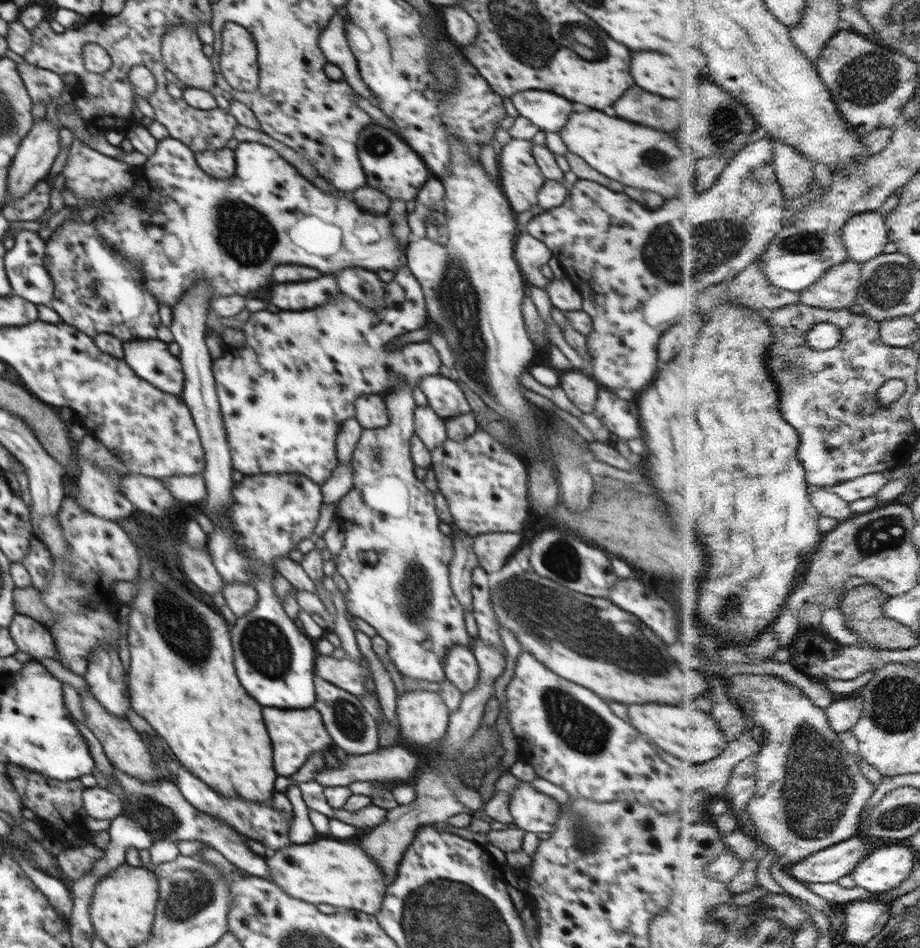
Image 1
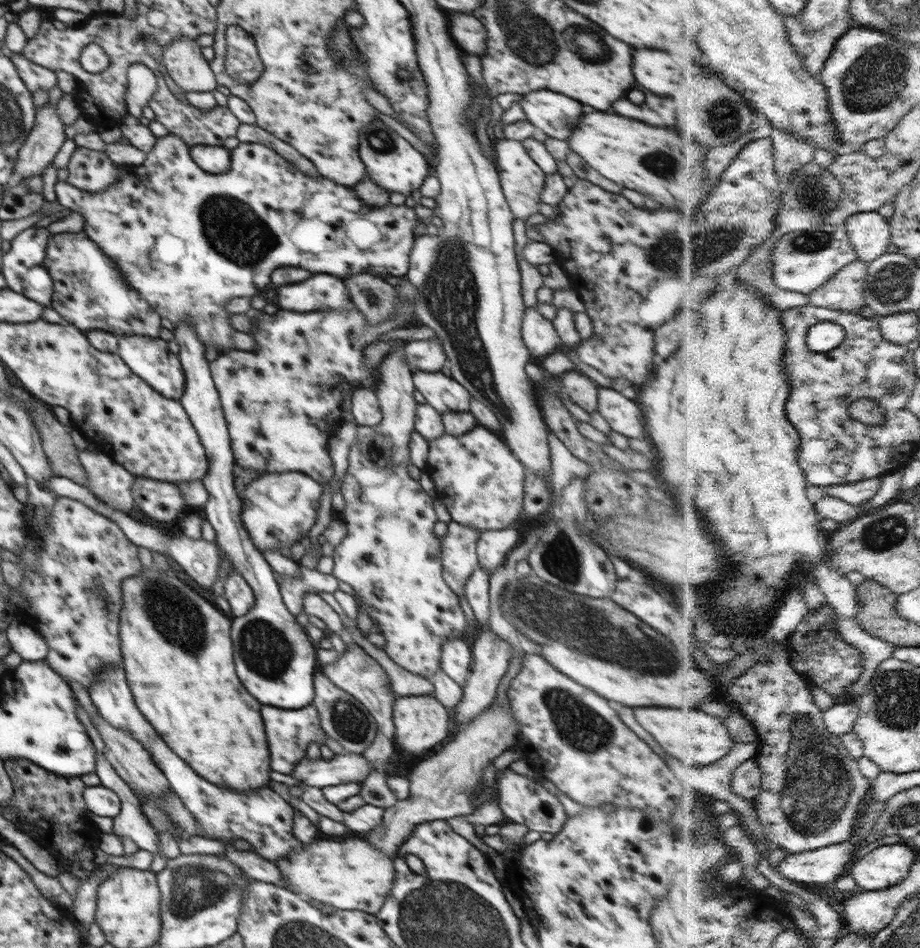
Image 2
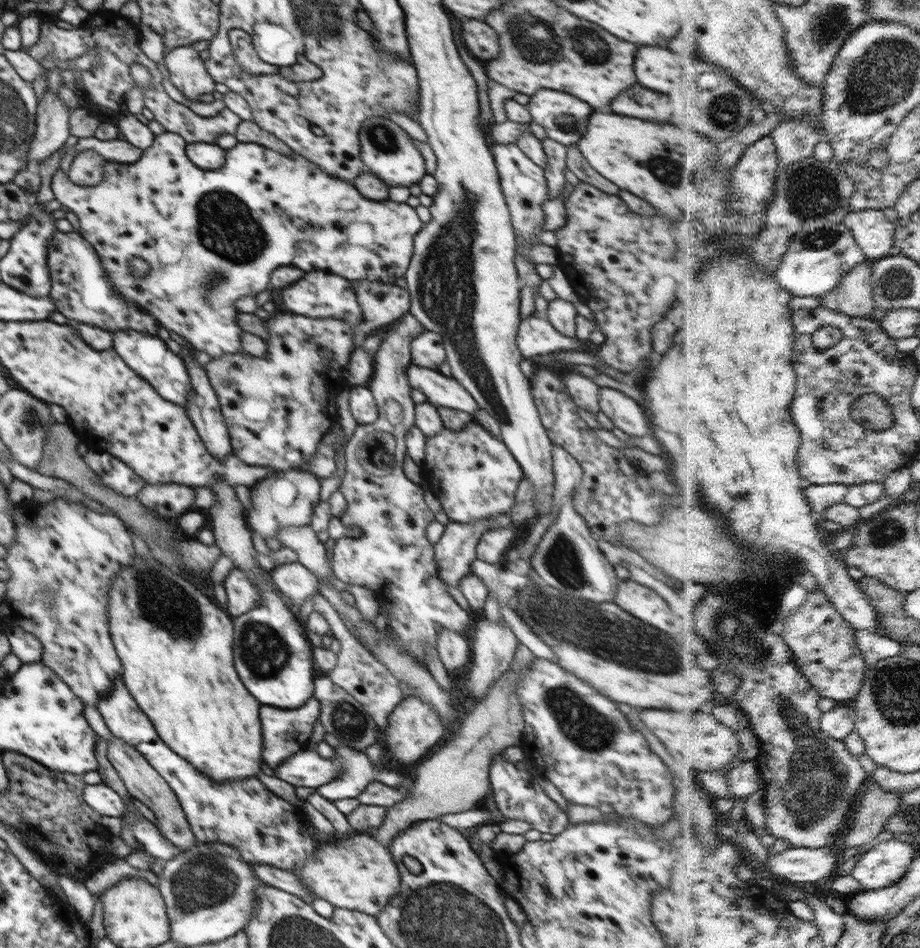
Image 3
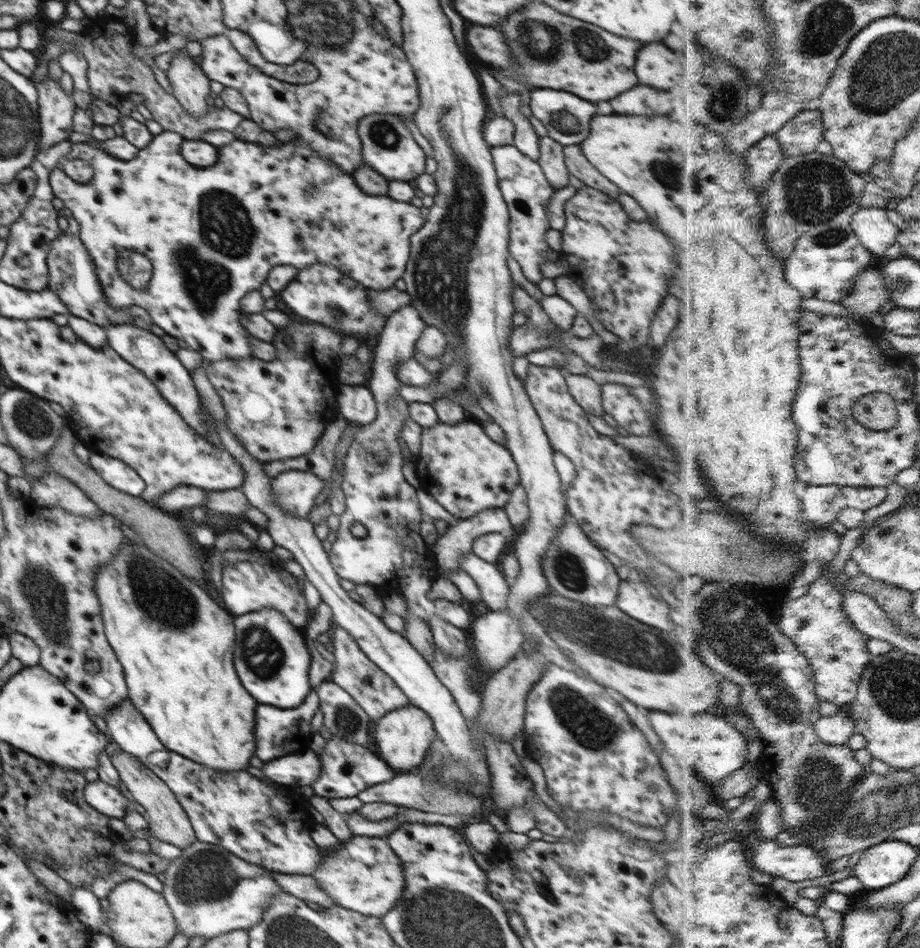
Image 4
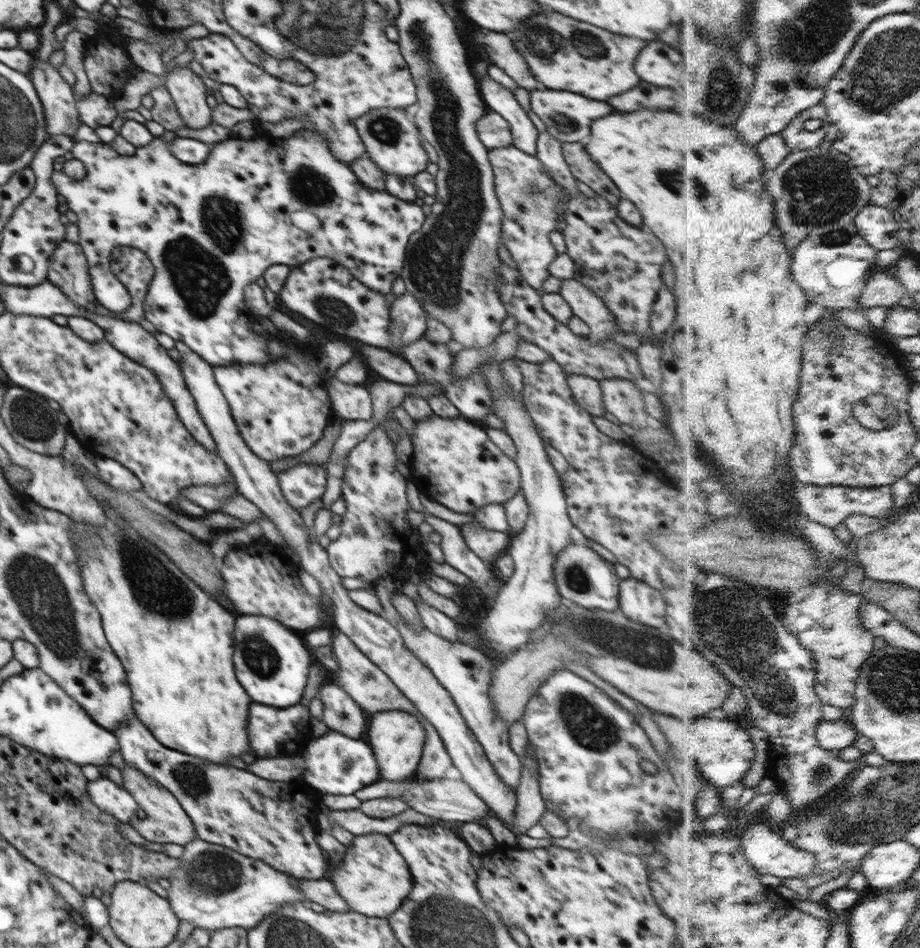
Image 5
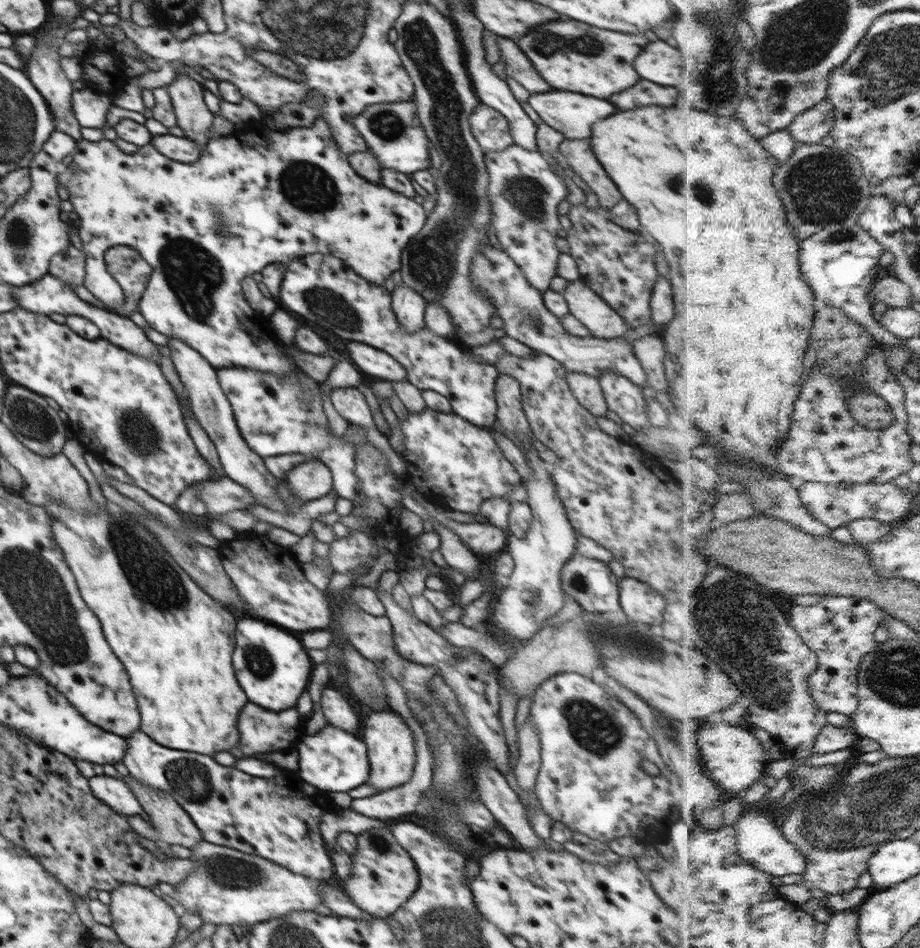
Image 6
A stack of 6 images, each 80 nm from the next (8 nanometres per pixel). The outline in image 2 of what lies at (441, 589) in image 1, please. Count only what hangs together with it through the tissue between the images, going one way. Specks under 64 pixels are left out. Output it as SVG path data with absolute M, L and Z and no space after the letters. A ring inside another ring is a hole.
M405 345L395 346L378 366L377 384L373 387L373 391L383 414L382 422L372 427L359 427L355 443L349 452L347 474L342 478L340 492L345 500L344 510L341 512L342 521L348 533L335 548L332 574L338 580L350 584L355 590L357 605L366 609L375 627L385 635L384 649L387 655L404 670L430 679L441 668L443 643L451 638L462 639L467 622L460 607L458 595L446 584L443 577L441 539L436 538L433 533L434 524L437 521L434 499L408 473L408 462L411 462L410 435L415 431L415 412L419 405L413 396L417 389L413 382L413 372L410 372L406 364L404 348ZM372 430L380 432L392 442L388 470L382 470L382 466L376 466L376 462L370 466L366 454L362 454L362 446L358 446L358 438L360 438L360 444L364 442L370 444ZM354 446L356 446L356 452L360 452L360 456L352 456Z

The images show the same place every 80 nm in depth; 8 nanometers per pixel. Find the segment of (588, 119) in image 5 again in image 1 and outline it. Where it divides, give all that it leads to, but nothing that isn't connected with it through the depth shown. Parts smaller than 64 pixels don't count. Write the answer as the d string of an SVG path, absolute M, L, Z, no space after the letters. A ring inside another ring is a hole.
M526 90L511 97L518 114L535 124L540 131L560 132L566 124L574 104L558 94L546 90Z

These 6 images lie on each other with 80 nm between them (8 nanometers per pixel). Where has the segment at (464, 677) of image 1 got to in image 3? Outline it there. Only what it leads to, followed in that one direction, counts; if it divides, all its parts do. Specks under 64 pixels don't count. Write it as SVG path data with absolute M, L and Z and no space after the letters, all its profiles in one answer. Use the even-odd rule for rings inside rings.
M440 626L436 649L450 676L459 675L462 668L464 668L464 664L471 660L468 640L460 635L460 631L456 632Z

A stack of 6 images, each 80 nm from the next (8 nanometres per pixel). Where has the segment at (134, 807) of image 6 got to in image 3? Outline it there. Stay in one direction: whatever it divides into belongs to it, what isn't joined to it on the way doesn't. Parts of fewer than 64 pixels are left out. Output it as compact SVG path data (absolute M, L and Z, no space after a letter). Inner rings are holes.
M104 782L98 785L86 785L83 788L83 798L90 809L102 817L120 818L126 812L122 798Z

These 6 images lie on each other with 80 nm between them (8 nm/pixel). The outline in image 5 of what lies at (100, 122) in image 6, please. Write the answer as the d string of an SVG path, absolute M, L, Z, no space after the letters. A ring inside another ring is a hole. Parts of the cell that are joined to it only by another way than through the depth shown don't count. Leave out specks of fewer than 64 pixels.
M94 92L77 101L77 107L82 124L87 124L93 129L110 127L110 124L114 122L117 116L113 100Z

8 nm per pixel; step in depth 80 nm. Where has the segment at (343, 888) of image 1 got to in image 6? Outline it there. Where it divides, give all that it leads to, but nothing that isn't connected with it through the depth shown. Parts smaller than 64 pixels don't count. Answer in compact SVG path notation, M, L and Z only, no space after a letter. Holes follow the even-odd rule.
M370 828L357 835L357 849L351 854L352 875L342 882L344 892L364 912L385 919L418 889L420 877L413 858L398 844L390 828Z

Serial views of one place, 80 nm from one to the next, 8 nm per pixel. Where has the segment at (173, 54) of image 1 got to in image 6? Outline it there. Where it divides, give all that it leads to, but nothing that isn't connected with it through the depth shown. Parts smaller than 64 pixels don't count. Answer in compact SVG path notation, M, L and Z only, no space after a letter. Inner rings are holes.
M186 73L177 75L166 87L171 96L177 125L184 131L184 137L198 143L203 150L210 140L208 134L215 115L204 100L203 92L206 88Z

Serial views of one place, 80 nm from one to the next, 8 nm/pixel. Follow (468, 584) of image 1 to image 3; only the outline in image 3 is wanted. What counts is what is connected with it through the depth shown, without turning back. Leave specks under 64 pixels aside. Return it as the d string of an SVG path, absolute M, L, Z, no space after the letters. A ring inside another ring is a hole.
M508 514L466 524L450 521L445 526L440 540L434 544L439 577L448 586L458 587L460 580L471 573L472 563L477 559L474 550L482 533L488 529L514 528L514 526Z

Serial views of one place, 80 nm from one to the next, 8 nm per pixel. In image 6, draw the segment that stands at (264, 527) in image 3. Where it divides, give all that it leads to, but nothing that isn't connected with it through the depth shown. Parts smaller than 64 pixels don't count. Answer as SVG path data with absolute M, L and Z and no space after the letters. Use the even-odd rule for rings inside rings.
M320 460L304 462L291 468L281 480L287 482L300 502L316 500L333 490L332 473Z

